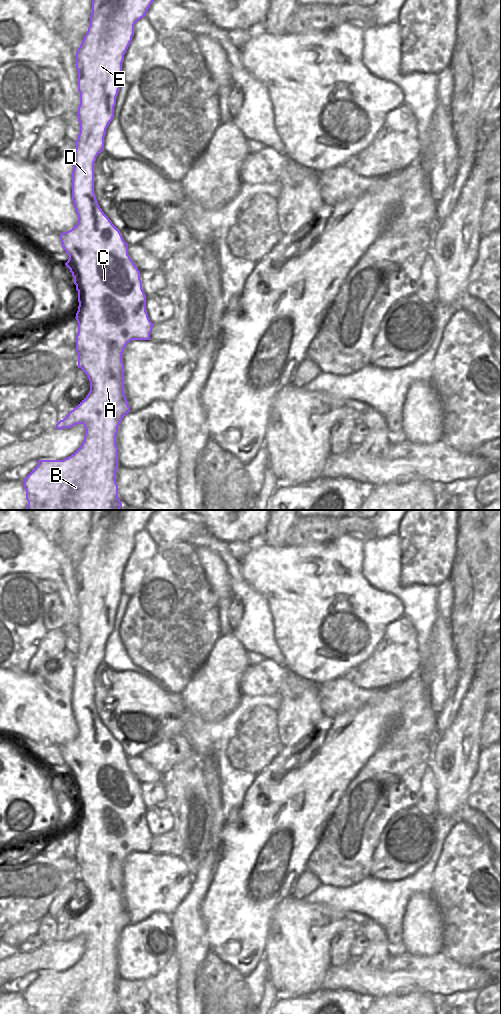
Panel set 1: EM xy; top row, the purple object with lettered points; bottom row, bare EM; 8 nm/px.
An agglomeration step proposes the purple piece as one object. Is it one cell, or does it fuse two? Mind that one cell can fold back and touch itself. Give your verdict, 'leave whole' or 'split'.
leave whole

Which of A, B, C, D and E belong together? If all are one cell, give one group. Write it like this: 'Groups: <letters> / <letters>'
Groups: A B C D E.

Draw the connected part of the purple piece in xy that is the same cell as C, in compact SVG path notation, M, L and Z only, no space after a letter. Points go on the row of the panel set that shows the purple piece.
M92 0L90 25L76 51L80 93L80 105L76 115L80 123L80 133L74 151L72 201L78 215L78 223L71 230L61 233L60 241L69 256L65 265L70 269L78 291L79 306L75 317L78 322L76 335L78 368L86 373L90 381L90 391L63 420L56 424L56 428L61 430L83 424L86 433L82 445L71 456L63 460L38 460L38 465L23 480L28 501L26 510L120 510L122 506L116 483L118 469L116 435L122 419L130 412L124 393L122 355L131 340L150 340L154 324L146 311L146 295L142 289L140 271L128 255L128 244L98 205L94 193L94 163L96 157L104 150L106 129L114 117L116 97L123 81L122 63L134 35L134 25L146 16L153 2L154 0Z

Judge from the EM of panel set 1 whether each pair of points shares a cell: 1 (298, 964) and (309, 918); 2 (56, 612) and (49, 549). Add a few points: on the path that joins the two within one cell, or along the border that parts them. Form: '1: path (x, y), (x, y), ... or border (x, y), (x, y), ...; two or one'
1: path (298, 953), (299, 935), (305, 929); one
2: border (57, 592), (63, 607), (63, 615); two

